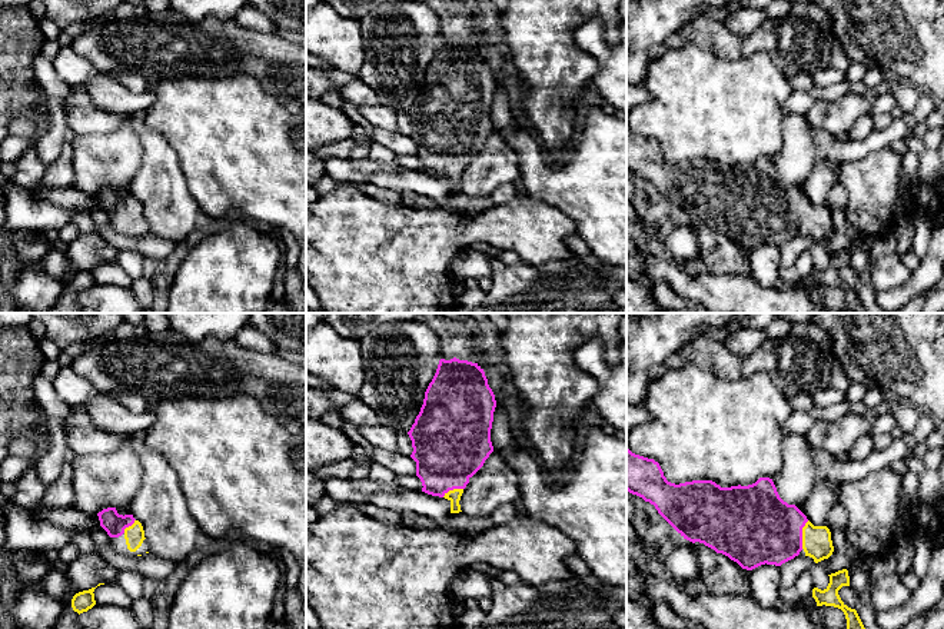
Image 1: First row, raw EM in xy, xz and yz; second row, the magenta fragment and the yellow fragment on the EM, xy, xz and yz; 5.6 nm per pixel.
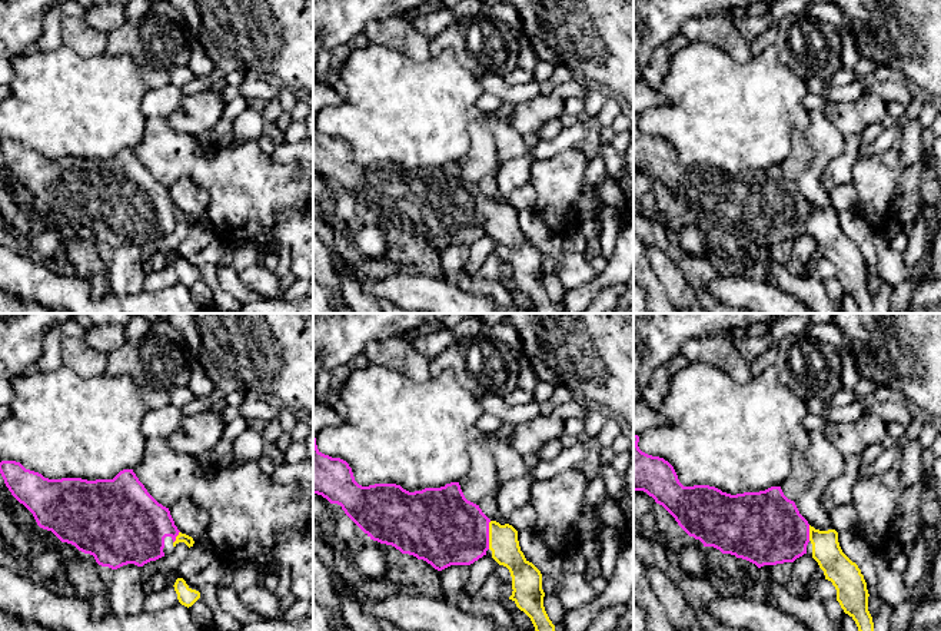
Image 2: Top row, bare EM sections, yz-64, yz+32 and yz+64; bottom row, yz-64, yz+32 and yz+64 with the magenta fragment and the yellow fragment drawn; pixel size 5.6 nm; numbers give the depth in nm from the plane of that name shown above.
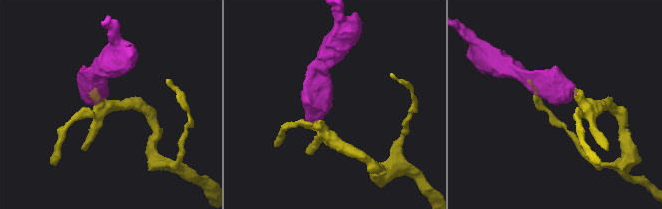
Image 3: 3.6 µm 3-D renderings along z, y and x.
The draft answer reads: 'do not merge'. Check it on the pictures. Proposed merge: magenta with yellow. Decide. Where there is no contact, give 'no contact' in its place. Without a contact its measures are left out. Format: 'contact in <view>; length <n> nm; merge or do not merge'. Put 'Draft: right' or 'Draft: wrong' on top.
Draft: wrong
contact in yz; length 170 nm; merge

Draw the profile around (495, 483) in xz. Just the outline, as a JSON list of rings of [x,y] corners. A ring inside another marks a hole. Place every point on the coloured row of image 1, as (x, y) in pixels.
[[[492,452],[483,466],[469,477],[459,505],[466,516],[489,517],[501,505],[512,503],[519,496],[516,473],[501,453]]]

